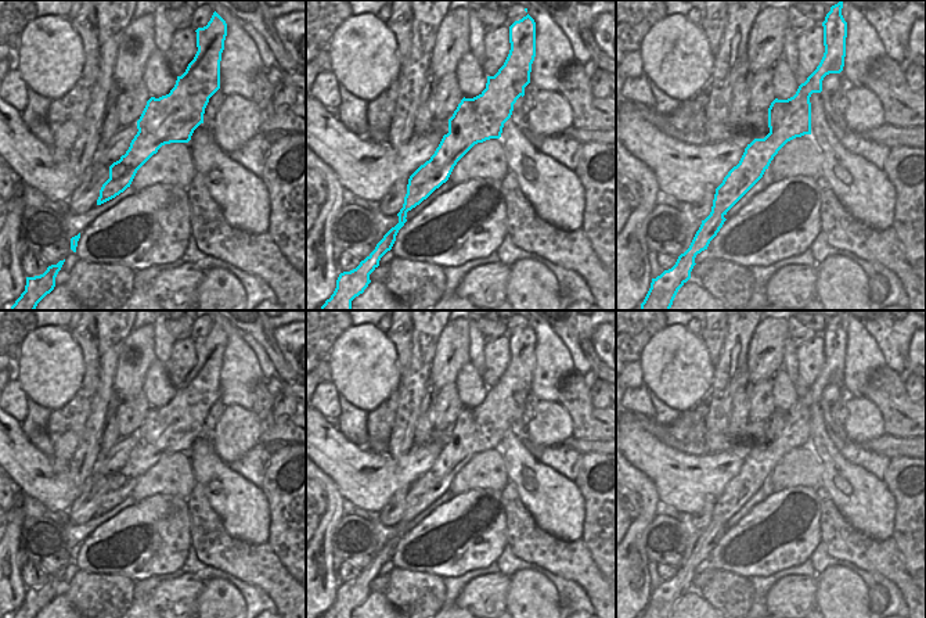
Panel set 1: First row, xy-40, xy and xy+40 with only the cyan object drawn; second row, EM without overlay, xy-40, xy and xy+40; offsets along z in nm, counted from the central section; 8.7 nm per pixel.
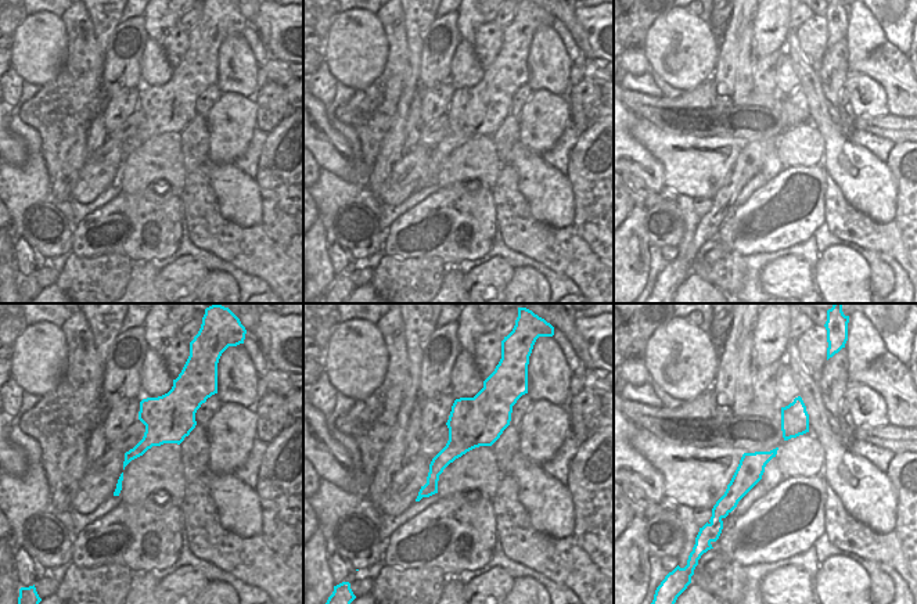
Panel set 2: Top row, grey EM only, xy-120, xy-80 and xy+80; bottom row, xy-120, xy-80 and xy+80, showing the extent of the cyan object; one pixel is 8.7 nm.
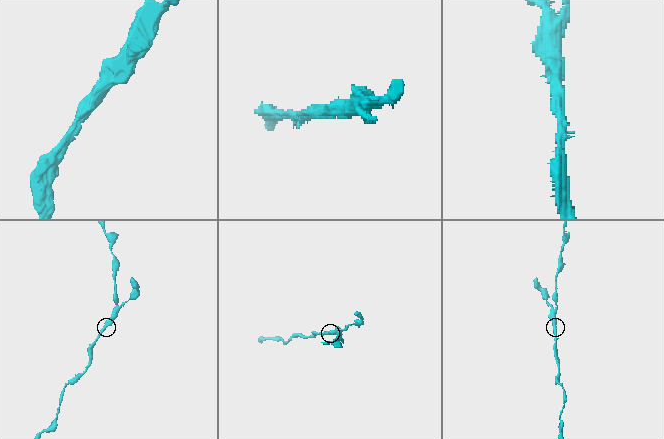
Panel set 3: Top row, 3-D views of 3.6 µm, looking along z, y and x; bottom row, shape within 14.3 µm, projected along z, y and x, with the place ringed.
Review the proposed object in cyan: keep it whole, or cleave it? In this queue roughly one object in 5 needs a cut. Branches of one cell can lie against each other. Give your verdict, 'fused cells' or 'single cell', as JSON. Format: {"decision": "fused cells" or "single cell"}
{"decision": "single cell"}

